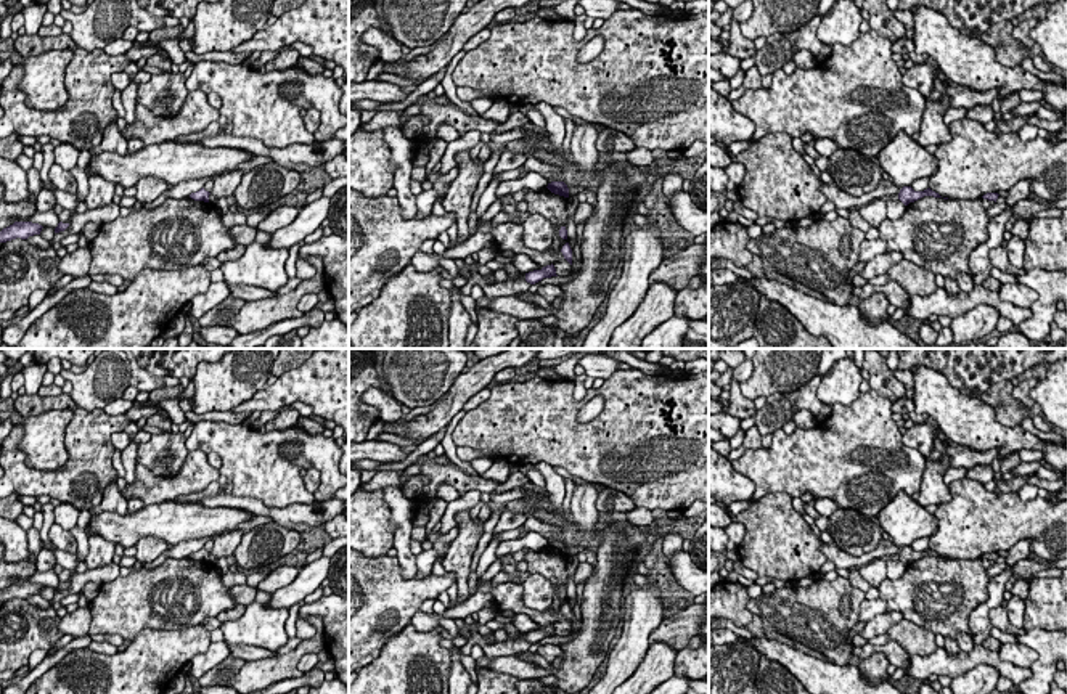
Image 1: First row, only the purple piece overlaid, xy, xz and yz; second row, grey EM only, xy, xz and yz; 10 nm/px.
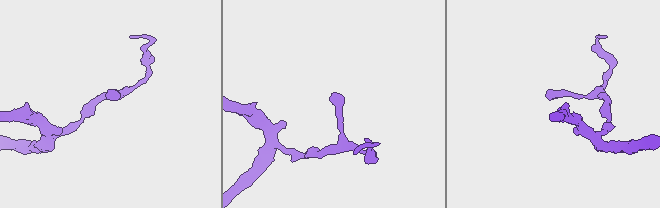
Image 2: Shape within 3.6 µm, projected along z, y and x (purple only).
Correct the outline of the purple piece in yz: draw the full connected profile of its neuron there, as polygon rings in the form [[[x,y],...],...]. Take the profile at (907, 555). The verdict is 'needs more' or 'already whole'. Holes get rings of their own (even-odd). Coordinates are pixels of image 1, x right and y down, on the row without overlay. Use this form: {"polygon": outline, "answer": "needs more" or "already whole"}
{"polygon": [[[903,546],[898,553],[898,559],[908,565],[910,562],[914,562],[924,556],[934,556],[934,557],[942,557],[938,553],[932,551],[930,548],[924,551],[914,551],[911,546]]], "answer": "already whole"}

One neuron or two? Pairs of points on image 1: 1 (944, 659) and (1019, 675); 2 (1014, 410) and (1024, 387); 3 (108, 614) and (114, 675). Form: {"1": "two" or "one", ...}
{"1": "one", "2": "two", "3": "two"}

